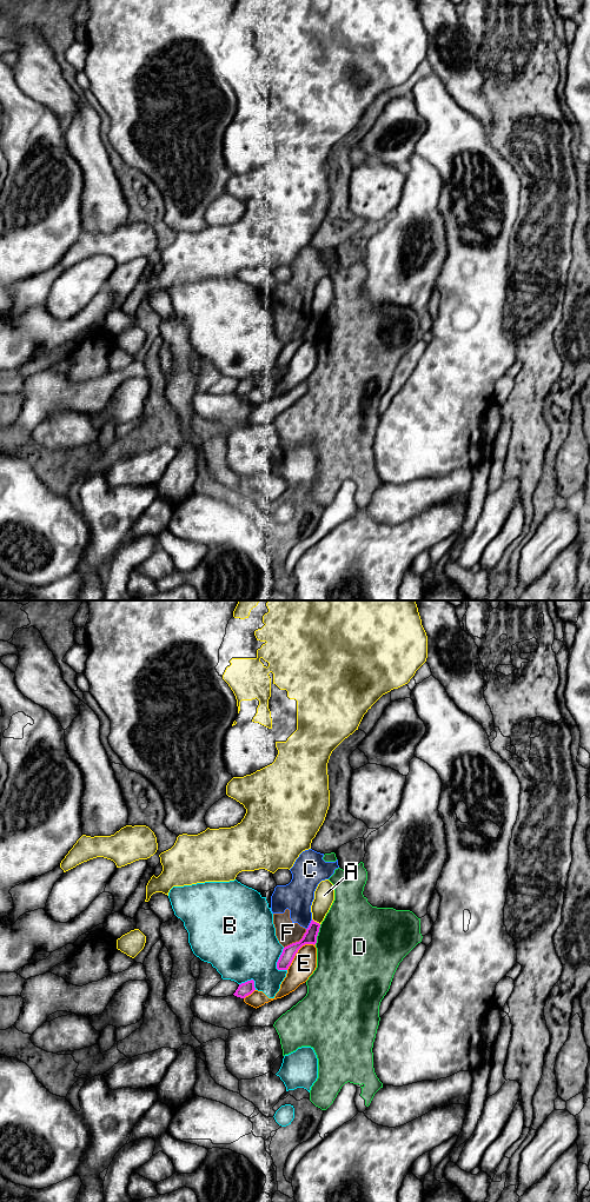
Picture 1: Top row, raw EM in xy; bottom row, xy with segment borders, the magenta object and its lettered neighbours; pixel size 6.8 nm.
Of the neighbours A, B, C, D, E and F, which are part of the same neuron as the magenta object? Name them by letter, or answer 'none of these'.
none of these

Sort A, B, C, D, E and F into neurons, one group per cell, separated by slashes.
A / B / C D F / E

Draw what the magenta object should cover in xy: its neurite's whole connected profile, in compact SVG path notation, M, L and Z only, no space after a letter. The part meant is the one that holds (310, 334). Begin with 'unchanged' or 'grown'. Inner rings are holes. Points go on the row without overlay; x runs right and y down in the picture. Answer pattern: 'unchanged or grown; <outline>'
unchanged; M312 317L303 336L299 339L292 340L283 346L283 350L277 359L277 366L287 367L296 351L303 343L305 341L314 343L317 340L319 325L320 325L320 321Z

